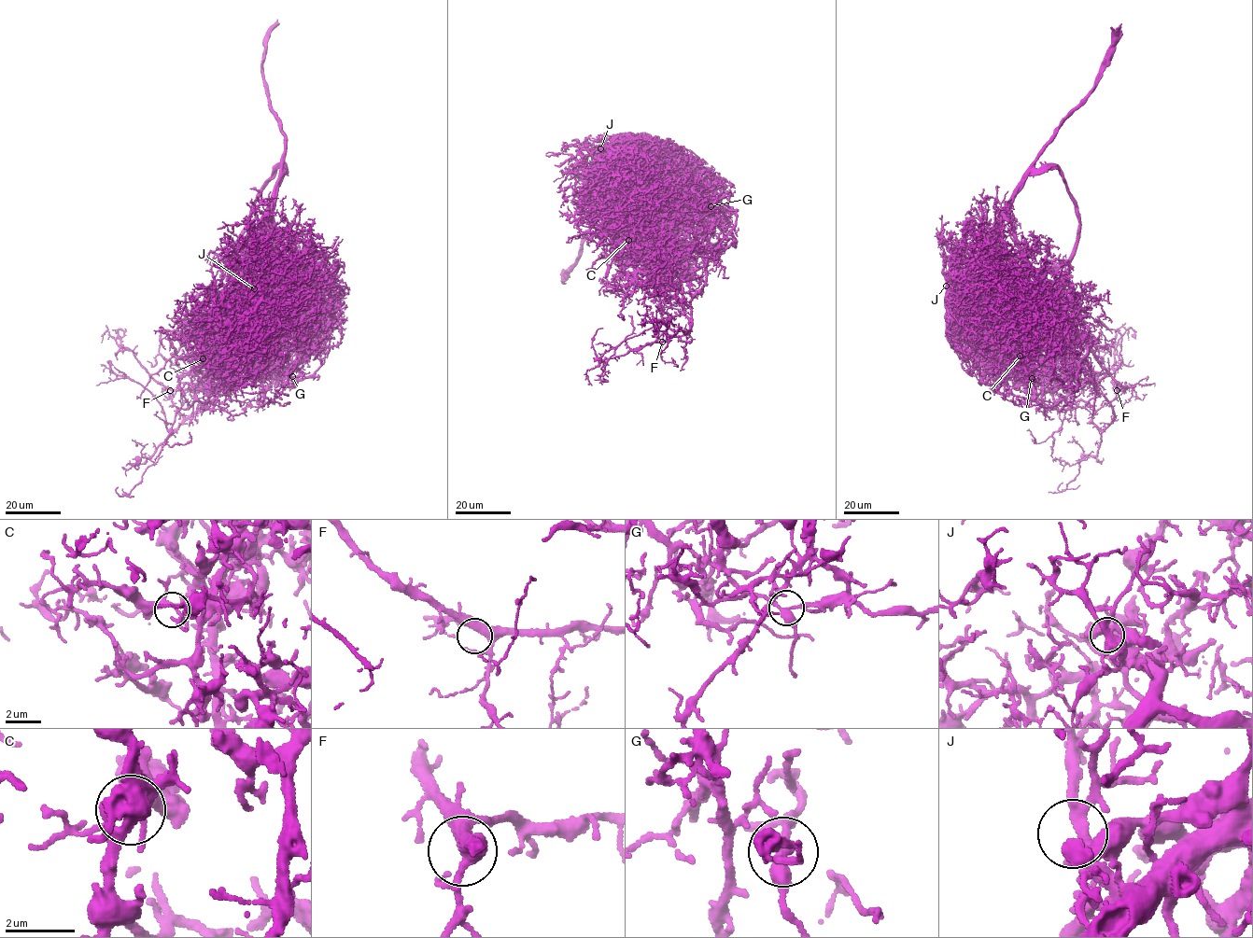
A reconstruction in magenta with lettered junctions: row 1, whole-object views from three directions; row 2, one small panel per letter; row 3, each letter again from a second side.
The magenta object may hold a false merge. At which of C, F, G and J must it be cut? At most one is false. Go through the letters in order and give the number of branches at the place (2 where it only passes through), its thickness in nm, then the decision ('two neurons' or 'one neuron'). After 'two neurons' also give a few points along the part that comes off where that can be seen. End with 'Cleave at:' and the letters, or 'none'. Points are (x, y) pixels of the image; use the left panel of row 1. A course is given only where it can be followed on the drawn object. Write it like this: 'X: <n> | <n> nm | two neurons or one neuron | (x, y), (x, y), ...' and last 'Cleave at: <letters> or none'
C: 5 | 220 nm | one neuron
F: 4 | 400 nm | one neuron
G: 5 | 280 nm | two neurons | (292, 376), (282, 367), (299, 352), (251, 342), (200, 388), (173, 389), (132, 351), (116, 355), (136, 353)
J: 4 | 320 nm | one neuron
Cleave at: G

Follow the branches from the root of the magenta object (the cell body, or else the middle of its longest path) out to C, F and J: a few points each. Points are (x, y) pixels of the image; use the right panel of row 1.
C: (1046, 291), (1048, 308), (1034, 314), (1031, 329), (1022, 342), (1020, 356)
F: (1046, 291), (1079, 315), (1089, 333), (1090, 348), (1120, 384), (1122, 390), (1117, 390)
J: (1046, 291), (1043, 288), (1036, 293), (1020, 291), (1006, 303), (999, 300), (981, 300), (965, 288), (946, 286)

